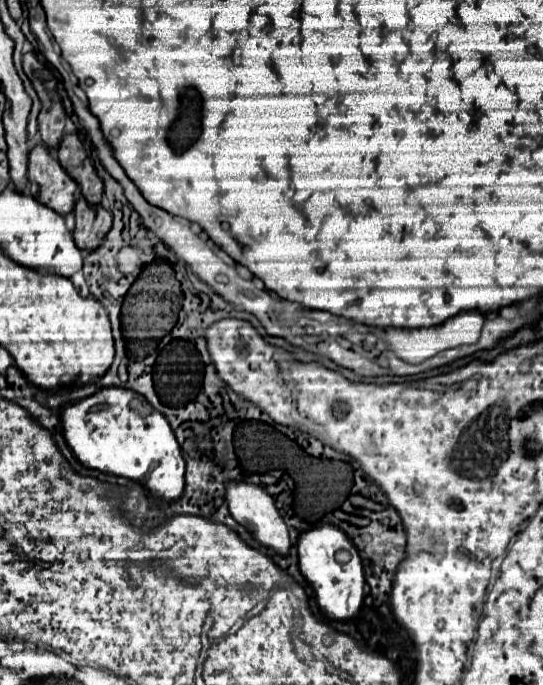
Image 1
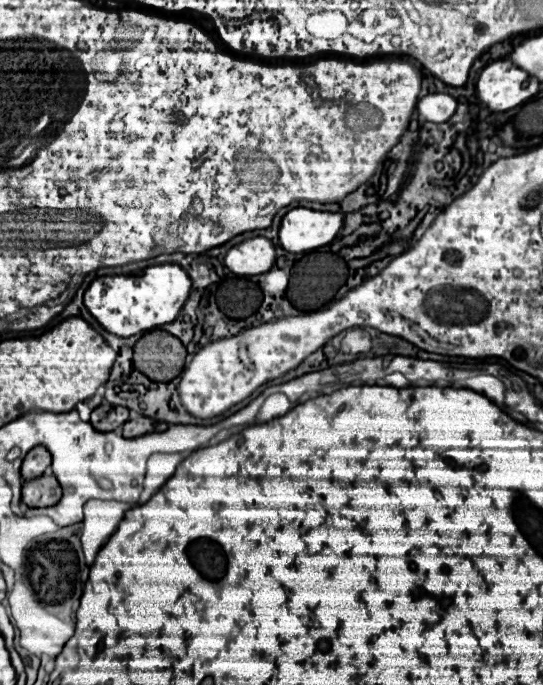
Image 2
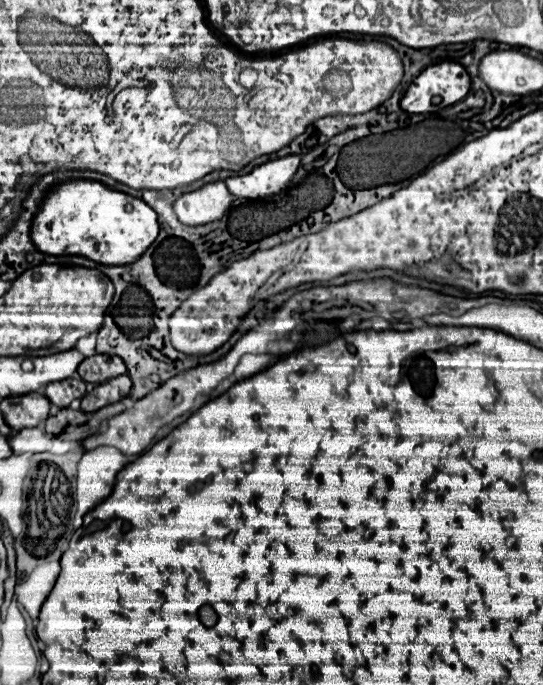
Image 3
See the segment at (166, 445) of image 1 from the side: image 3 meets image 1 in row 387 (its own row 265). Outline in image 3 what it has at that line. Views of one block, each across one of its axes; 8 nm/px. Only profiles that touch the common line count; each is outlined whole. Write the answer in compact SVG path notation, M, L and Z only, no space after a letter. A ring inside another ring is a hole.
M68 180L46 192L30 226L30 238L44 254L78 254L100 264L130 264L158 236L156 212L140 198L108 188L96 180Z

